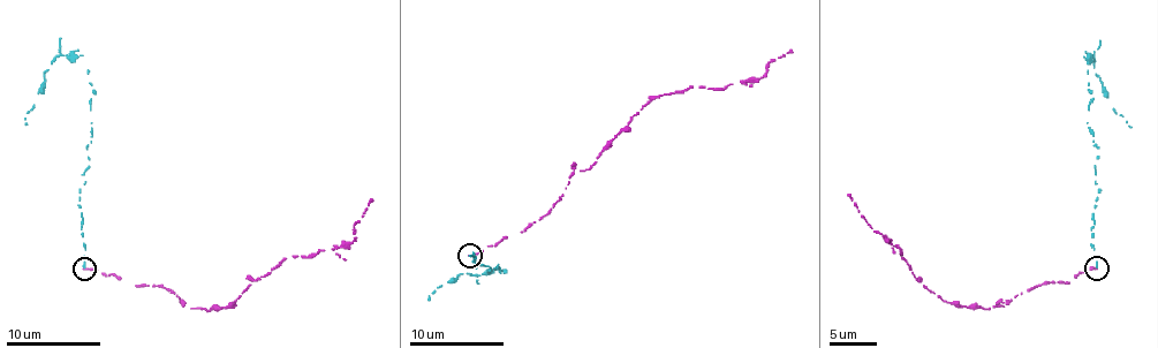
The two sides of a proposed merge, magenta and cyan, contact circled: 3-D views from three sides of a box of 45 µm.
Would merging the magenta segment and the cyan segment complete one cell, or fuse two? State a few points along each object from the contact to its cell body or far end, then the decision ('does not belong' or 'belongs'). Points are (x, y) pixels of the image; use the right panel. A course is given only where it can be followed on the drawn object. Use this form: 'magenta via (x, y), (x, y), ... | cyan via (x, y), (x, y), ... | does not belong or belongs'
magenta via (1096, 267), (1069, 282), (1034, 286), (990, 310), (951, 304), (915, 277), (901, 252), (873, 231), (847, 194) | cyan via (1096, 267), (1091, 226), (1098, 148), (1088, 128), (1092, 92), (1084, 55), (1095, 59), (1115, 114), (1130, 126) | does not belong

